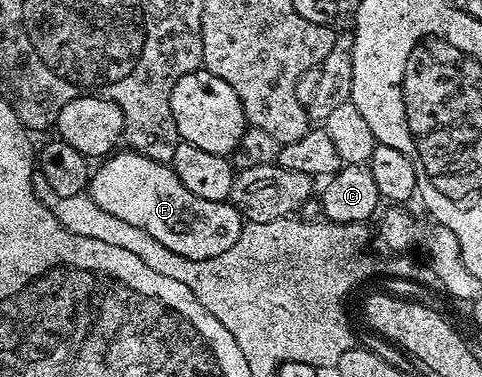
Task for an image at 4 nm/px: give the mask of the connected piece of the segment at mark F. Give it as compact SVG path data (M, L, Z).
M119 150L106 157L100 168L94 169L89 185L89 194L101 210L141 226L145 234L153 234L161 246L173 250L173 254L187 260L208 260L225 254L237 242L245 223L234 204L218 200L209 202L197 198L185 186L170 164L153 162L130 150Z

